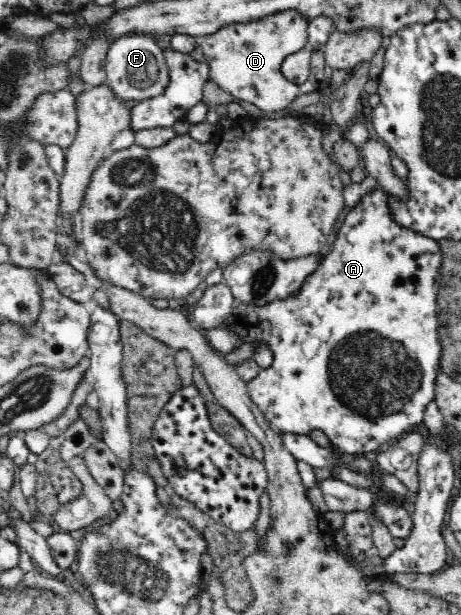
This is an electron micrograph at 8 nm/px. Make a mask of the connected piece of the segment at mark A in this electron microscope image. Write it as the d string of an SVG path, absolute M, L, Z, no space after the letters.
M372 187L371 191L361 202L351 207L346 214L342 226L335 234L333 248L327 256L320 262L318 267L311 273L297 292L289 295L285 300L274 300L265 306L243 305L235 302L234 312L228 318L229 330L235 330L243 338L243 344L237 350L231 352L226 357L226 361L231 366L239 360L245 360L253 355L254 346L257 343L265 342L273 353L273 360L269 368L259 370L259 374L246 382L247 391L253 400L253 403L259 408L259 411L265 415L265 419L270 426L279 434L297 434L298 436L310 436L314 430L319 430L335 447L333 454L352 454L354 456L363 456L365 452L371 452L379 449L382 444L389 443L399 439L405 434L411 432L424 420L425 410L431 402L436 402L435 397L436 378L441 371L440 364L442 357L442 346L438 333L438 306L437 295L442 276L440 273L443 264L442 248L438 240L423 236L416 230L404 228L390 213L389 196L380 188Z

